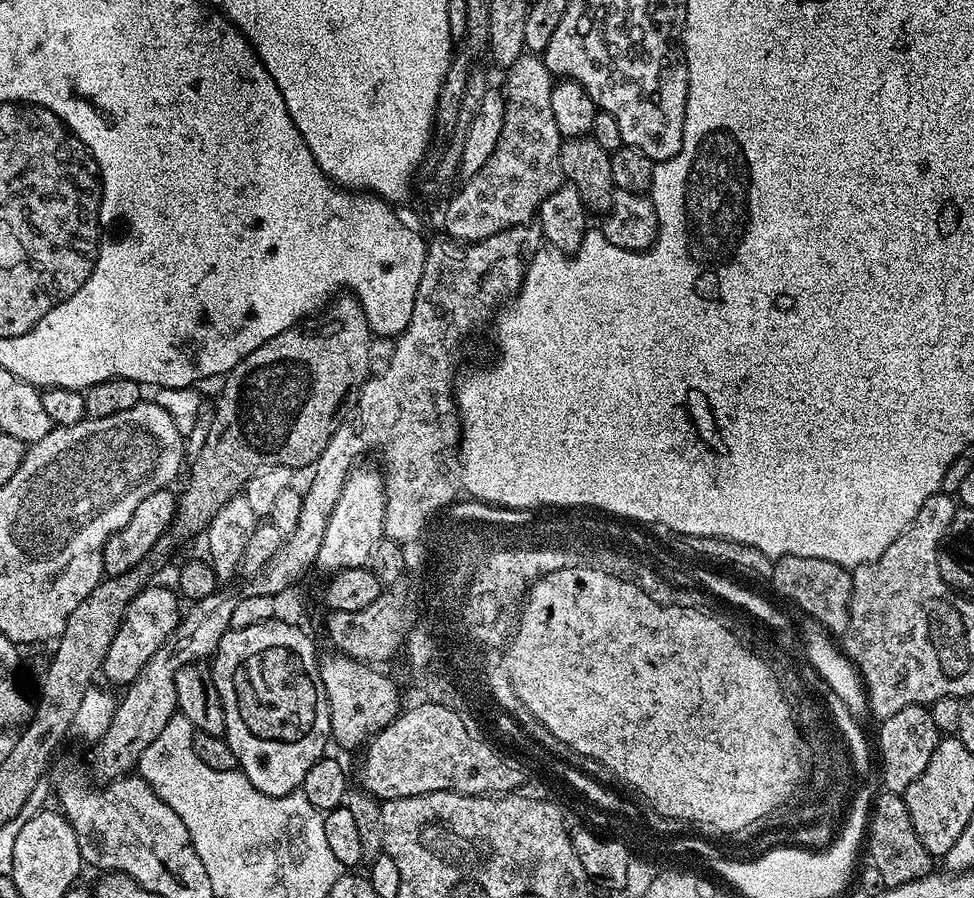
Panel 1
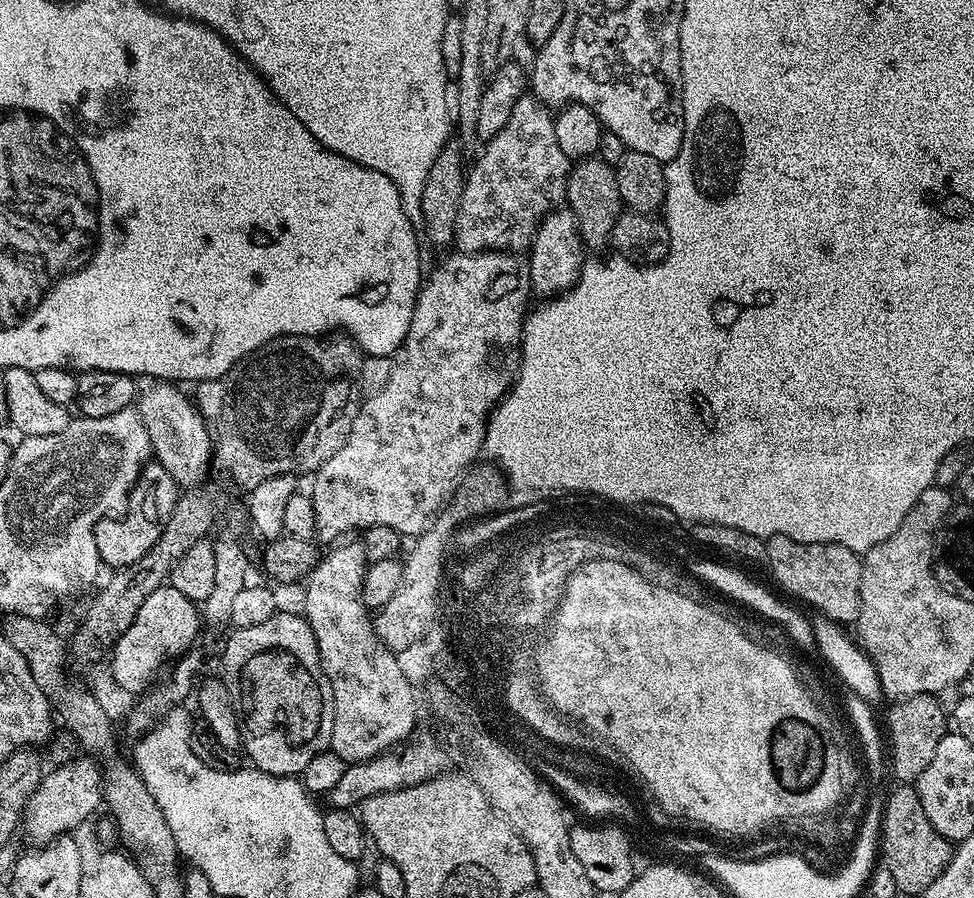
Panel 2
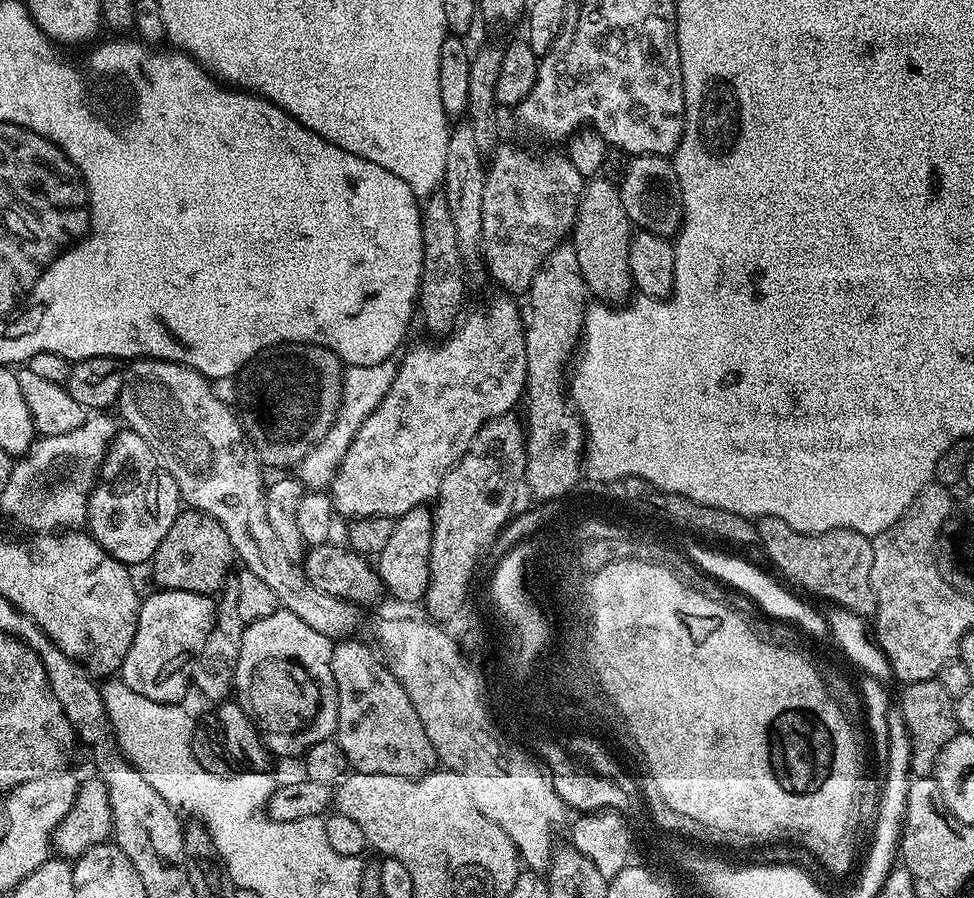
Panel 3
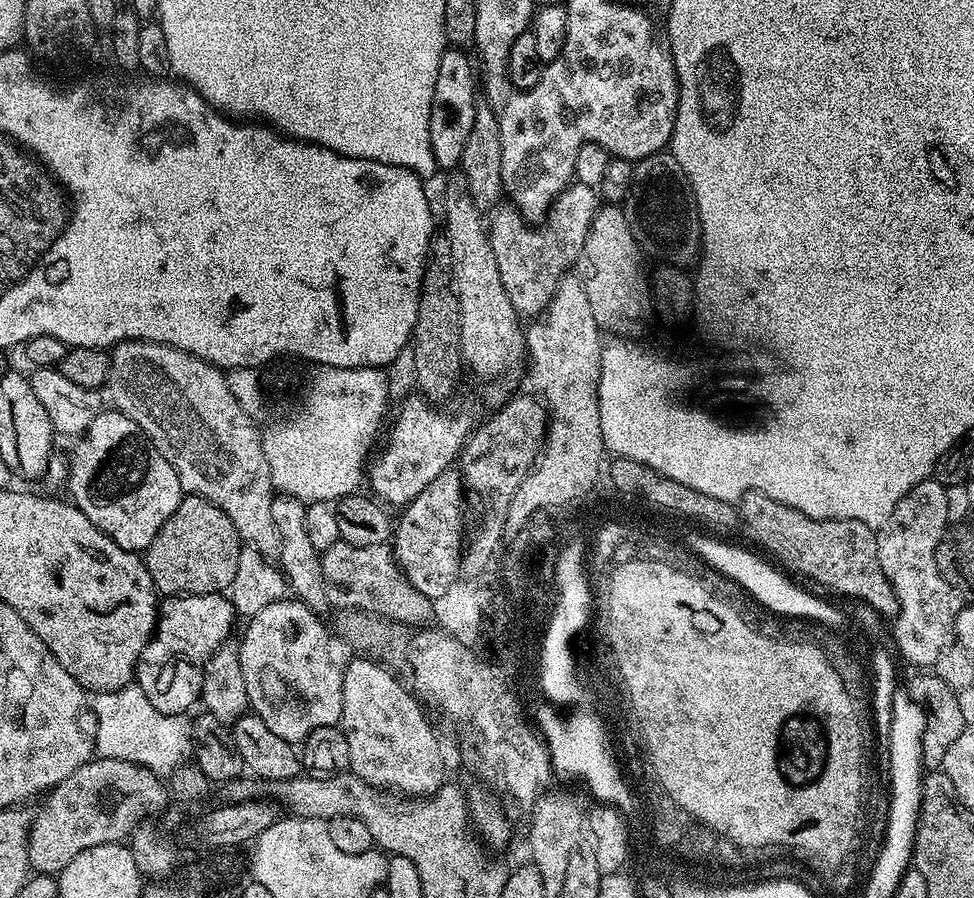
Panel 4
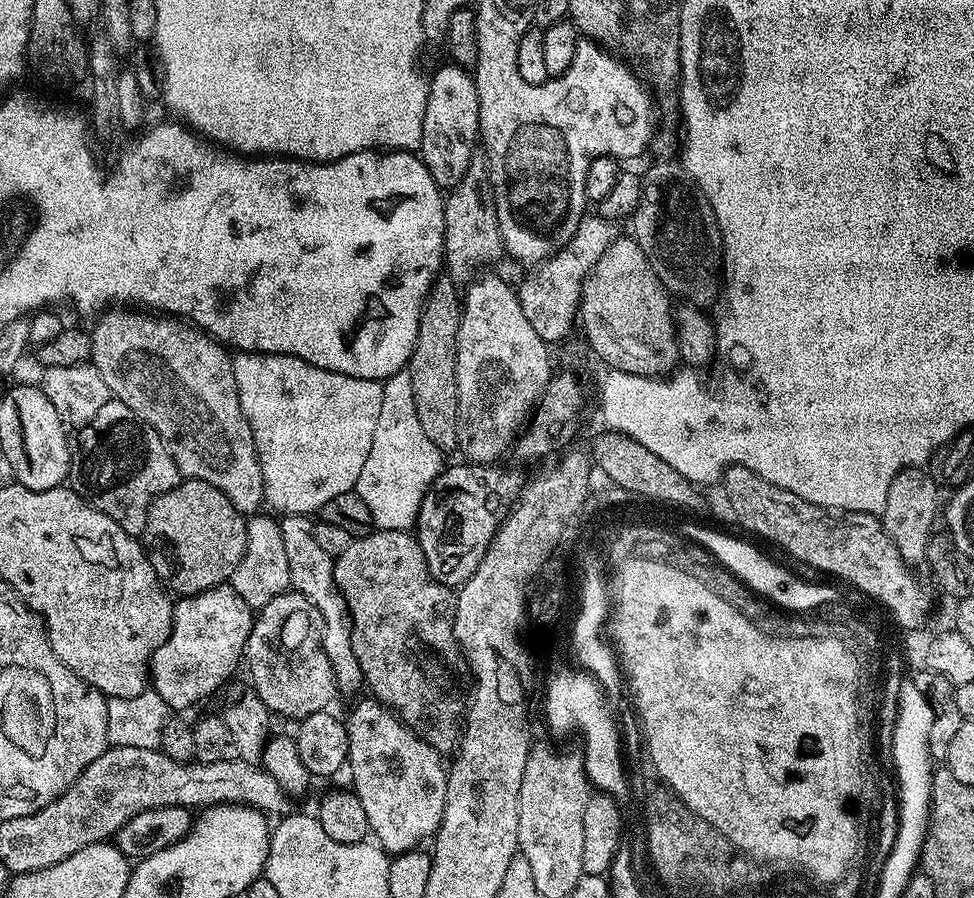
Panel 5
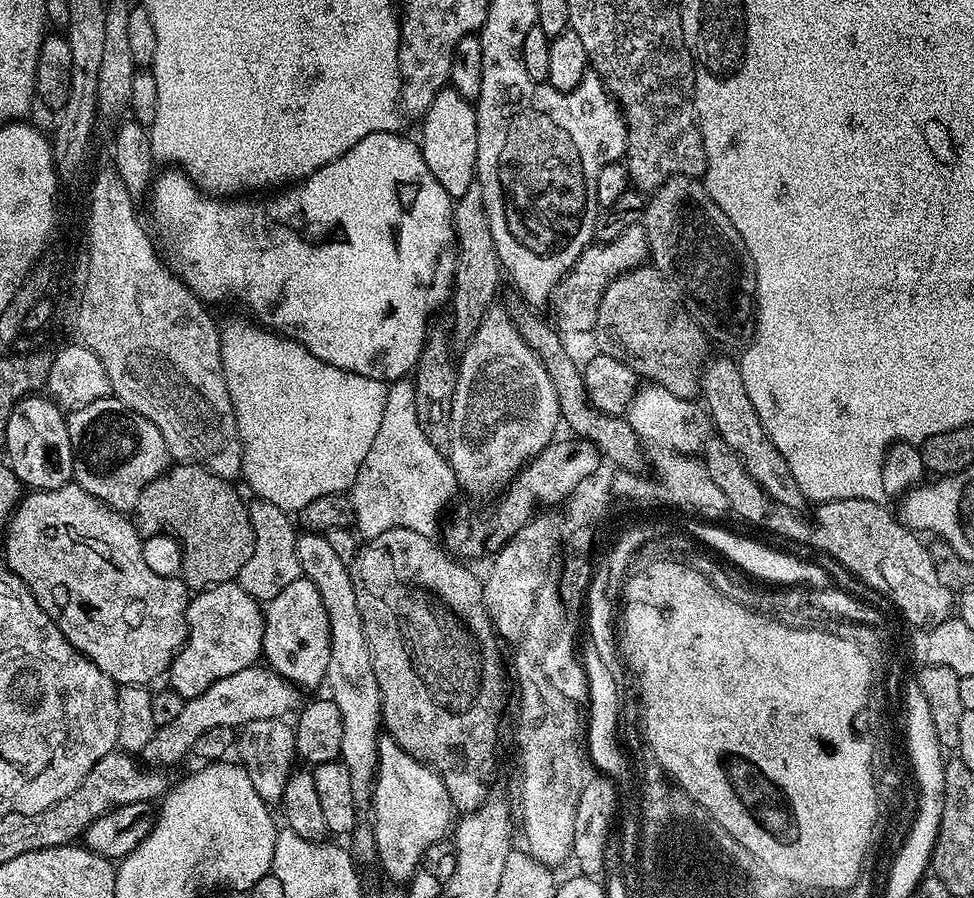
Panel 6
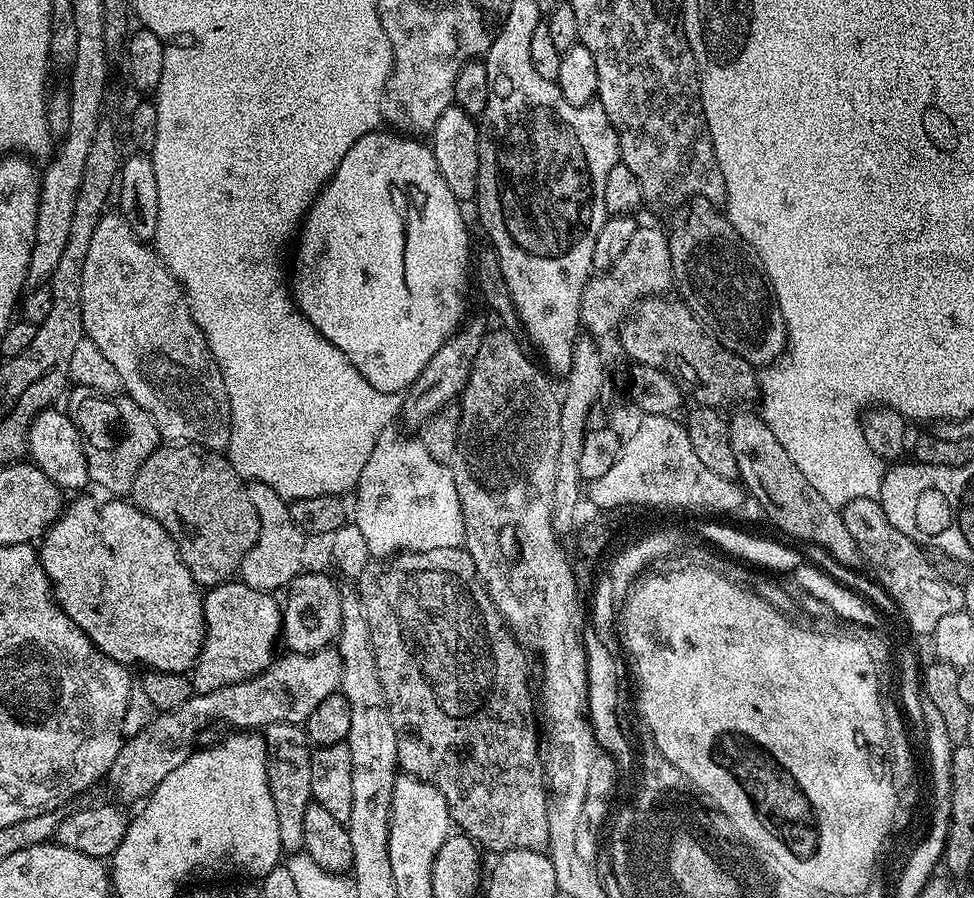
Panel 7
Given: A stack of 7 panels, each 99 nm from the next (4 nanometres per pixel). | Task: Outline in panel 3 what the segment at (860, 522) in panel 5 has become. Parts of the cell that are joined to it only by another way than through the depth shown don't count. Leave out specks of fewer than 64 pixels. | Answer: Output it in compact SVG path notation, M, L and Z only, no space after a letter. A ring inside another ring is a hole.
M766 516L758 524L758 544L764 547L765 554L789 585L801 584L806 591L821 596L824 602L848 608L863 618L875 613L876 599L870 582L874 550L869 537L845 528L805 534L782 522L782 518Z

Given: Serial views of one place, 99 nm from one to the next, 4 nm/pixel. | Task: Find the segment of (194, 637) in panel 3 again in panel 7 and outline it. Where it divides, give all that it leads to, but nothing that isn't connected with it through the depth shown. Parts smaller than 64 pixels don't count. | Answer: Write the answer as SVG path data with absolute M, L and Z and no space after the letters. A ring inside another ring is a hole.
M229 582L209 587L203 598L204 649L190 673L197 693L249 680L272 665L277 655L276 640L278 644L282 636L282 604L273 593L254 590L242 582Z

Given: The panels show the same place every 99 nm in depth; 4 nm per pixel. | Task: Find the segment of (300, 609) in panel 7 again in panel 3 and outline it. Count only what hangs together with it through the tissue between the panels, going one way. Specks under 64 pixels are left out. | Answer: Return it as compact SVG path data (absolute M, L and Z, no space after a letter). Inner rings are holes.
M277 610L245 627L236 659L234 696L260 729L260 738L269 753L276 756L303 757L310 746L329 739L335 733L338 718L338 694L332 673L333 641L306 626L298 614Z

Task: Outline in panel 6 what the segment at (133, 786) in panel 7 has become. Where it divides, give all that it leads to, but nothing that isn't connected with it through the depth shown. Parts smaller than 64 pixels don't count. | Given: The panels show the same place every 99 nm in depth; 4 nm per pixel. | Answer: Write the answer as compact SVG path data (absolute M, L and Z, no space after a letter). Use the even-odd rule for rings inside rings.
M267 666L238 670L238 674L230 674L230 678L222 678L214 682L210 690L202 690L202 694L198 694L193 700L185 700L178 718L157 727L150 742L146 742L142 753L143 759L152 766L176 764L184 755L187 757L191 753L194 742L200 735L215 728L236 730L255 720L266 718L278 720L287 717L289 715L287 712L301 703L299 695L301 696L301 693L296 685L282 679L277 672L273 672Z

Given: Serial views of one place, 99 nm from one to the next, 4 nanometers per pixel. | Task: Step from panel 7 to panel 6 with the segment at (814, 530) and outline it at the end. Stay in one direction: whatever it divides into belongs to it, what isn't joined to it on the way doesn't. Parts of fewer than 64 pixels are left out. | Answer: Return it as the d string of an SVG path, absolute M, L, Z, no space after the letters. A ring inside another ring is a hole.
M709 355L705 359L700 374L700 391L703 407L710 417L711 427L719 439L724 440L738 454L744 469L766 490L766 494L776 503L797 510L805 507L806 501L798 482L794 482L794 474L790 474L790 466L786 466L786 458L778 454L772 439L766 434L750 396L746 394L746 386L742 386L742 374L739 363L728 356Z

